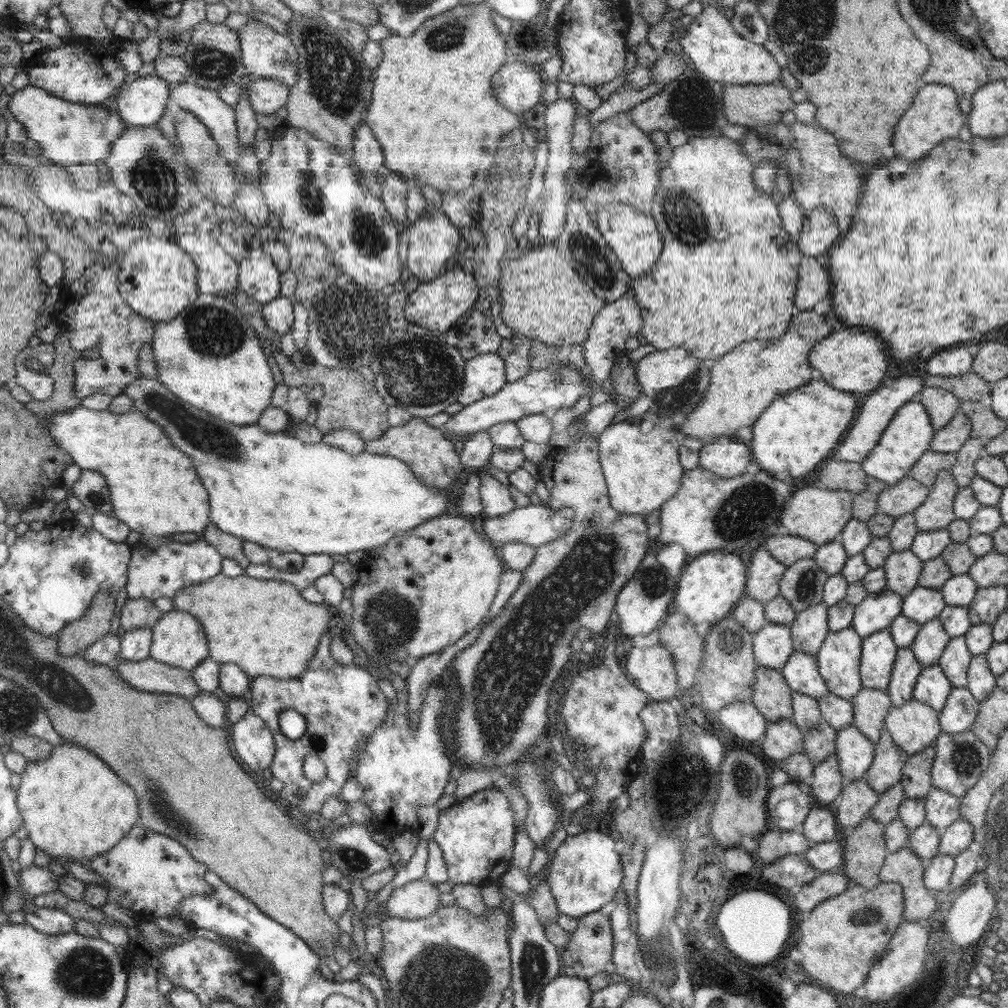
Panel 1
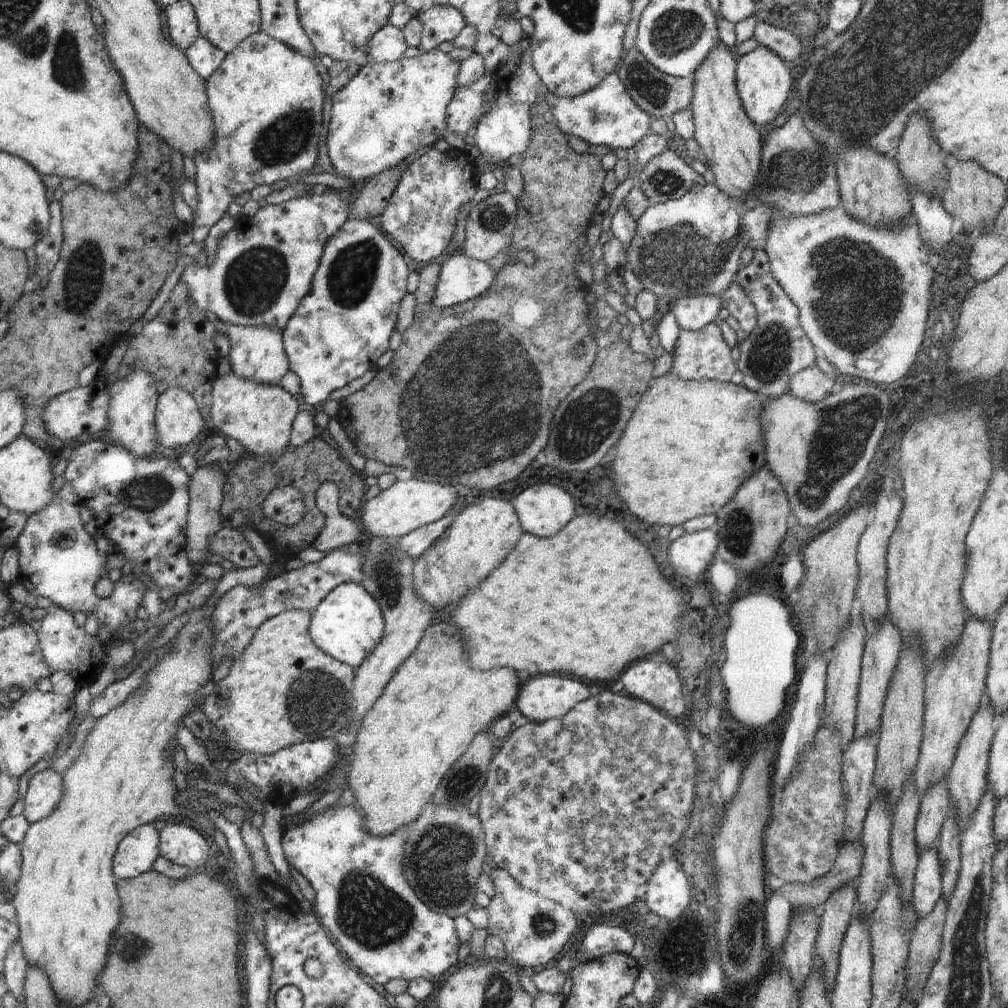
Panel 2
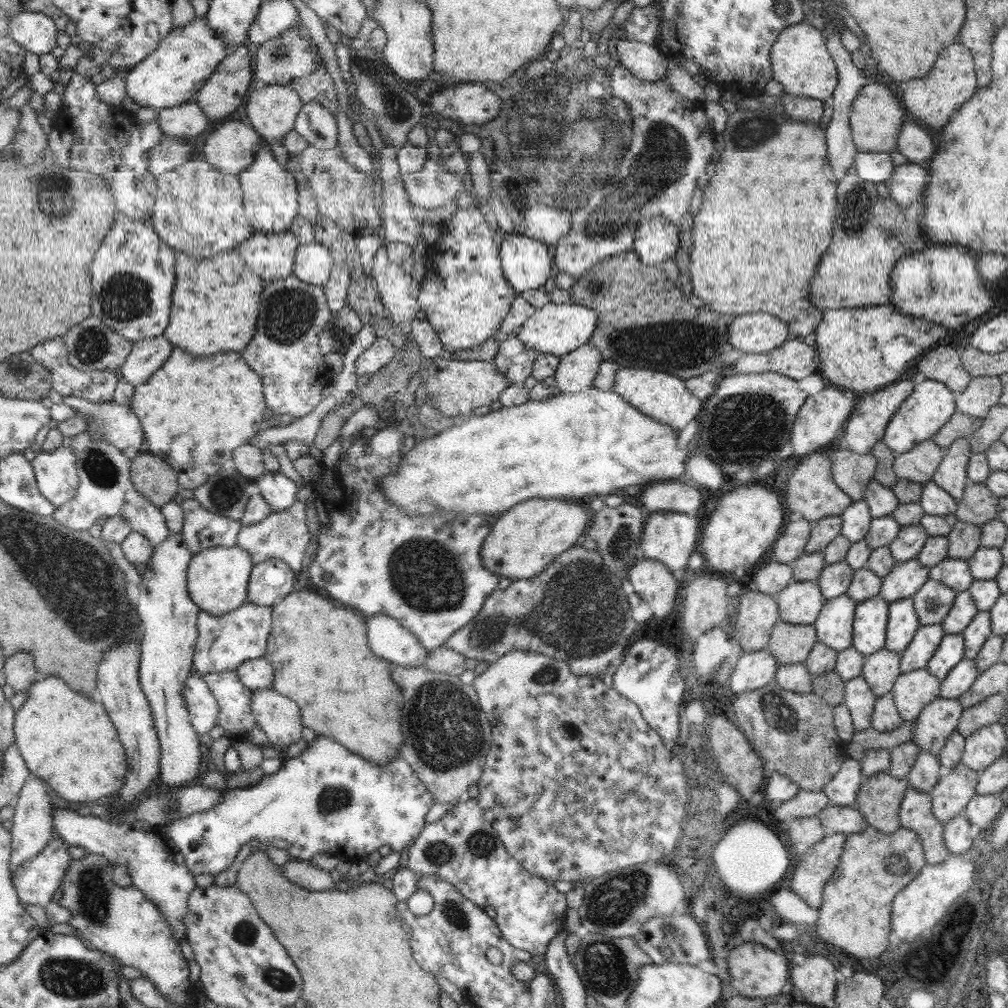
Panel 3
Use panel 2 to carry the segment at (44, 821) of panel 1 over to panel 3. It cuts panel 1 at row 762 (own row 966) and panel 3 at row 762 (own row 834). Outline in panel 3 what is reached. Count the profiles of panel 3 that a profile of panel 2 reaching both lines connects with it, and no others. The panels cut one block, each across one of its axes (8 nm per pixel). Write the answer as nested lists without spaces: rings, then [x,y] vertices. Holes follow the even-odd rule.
[[[60,677],[31,684],[29,697],[15,710],[14,732],[28,770],[69,803],[91,806],[122,786],[127,758],[116,727],[95,695],[74,692]]]

